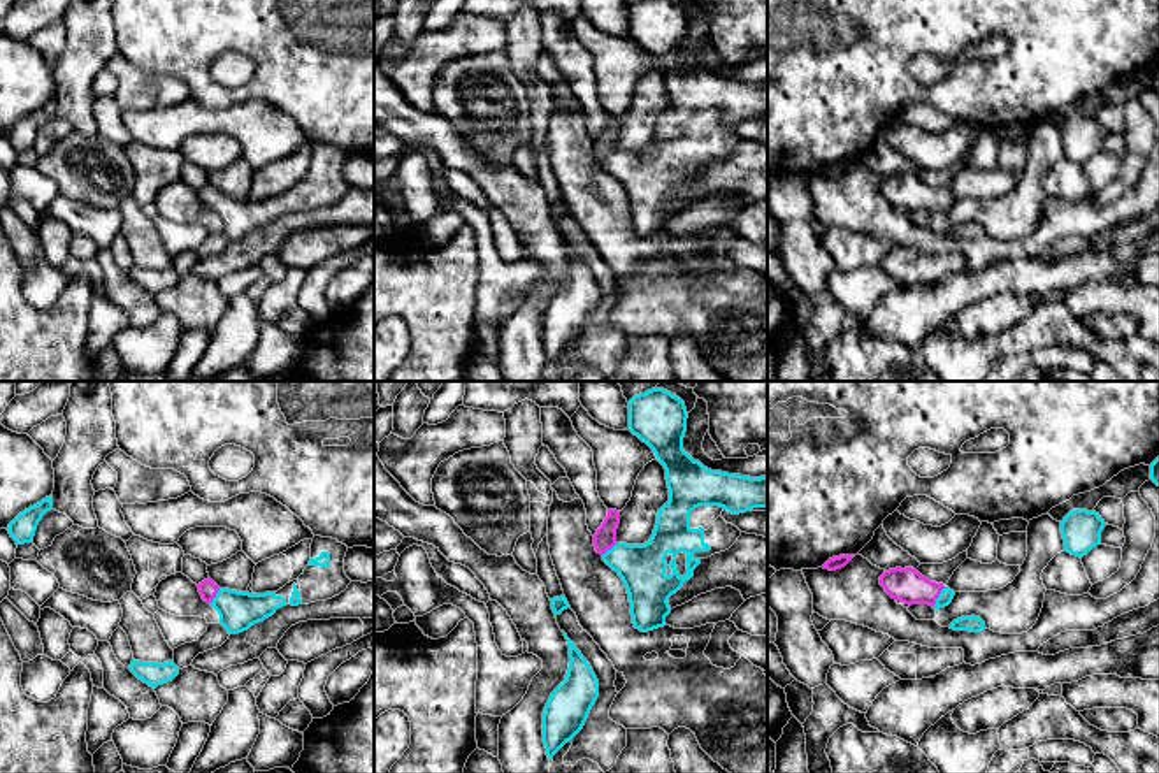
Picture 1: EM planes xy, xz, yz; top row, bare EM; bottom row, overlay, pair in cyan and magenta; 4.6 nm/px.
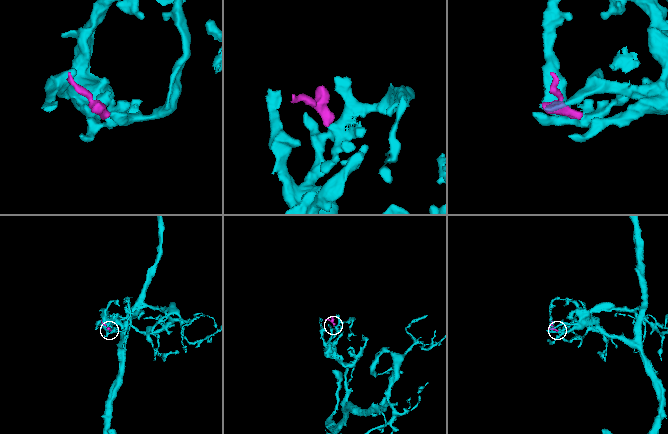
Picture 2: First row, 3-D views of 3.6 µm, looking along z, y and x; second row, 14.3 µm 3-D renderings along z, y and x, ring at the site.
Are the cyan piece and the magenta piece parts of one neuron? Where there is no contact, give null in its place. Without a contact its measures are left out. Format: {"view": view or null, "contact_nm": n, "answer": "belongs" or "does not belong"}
{"view": "yz", "contact_nm": 110, "answer": "belongs"}

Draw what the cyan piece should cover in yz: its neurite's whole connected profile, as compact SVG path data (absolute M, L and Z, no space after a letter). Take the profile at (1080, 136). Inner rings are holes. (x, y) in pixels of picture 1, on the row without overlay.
M1073 116L1061 128L1061 141L1064 146L1064 158L1083 163L1092 155L1101 151L1101 139L1105 126L1096 118Z

